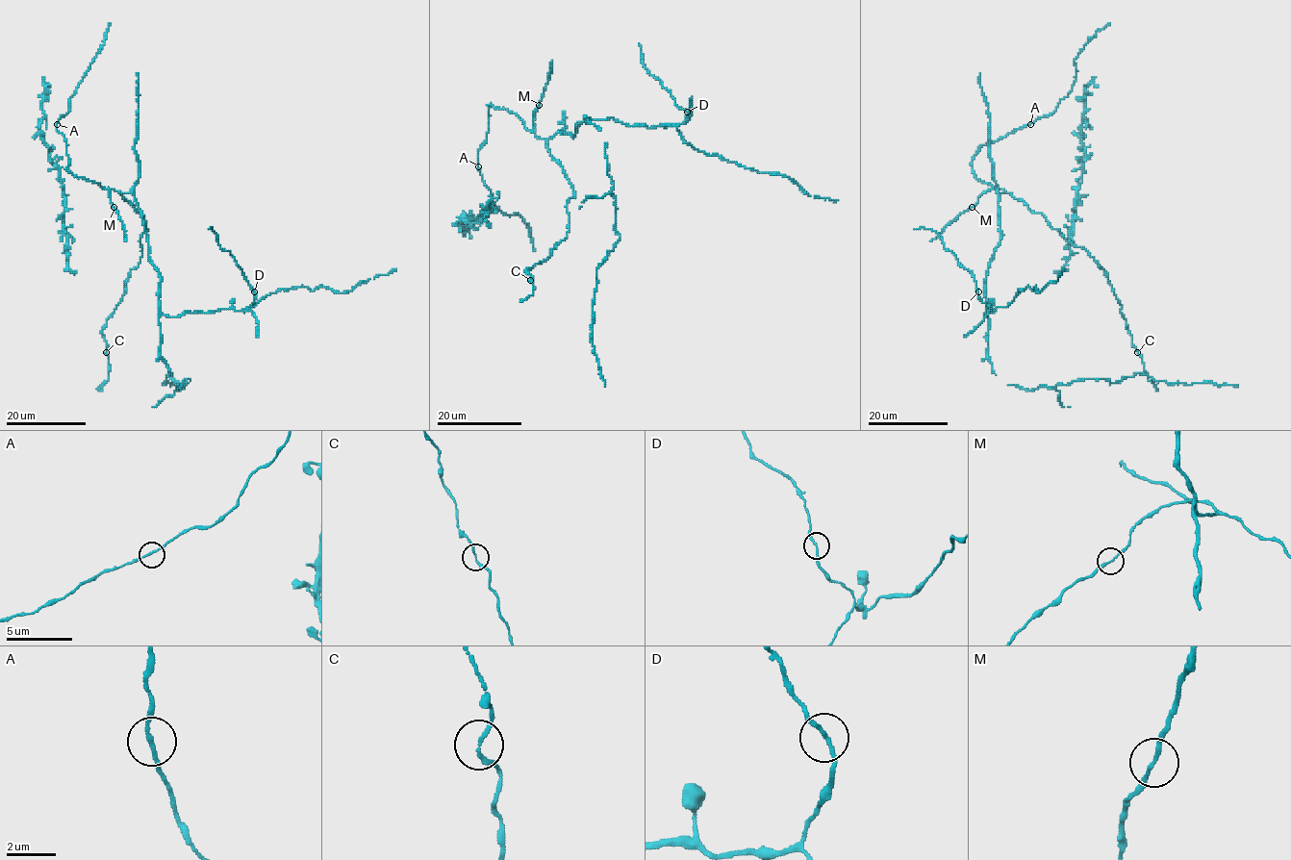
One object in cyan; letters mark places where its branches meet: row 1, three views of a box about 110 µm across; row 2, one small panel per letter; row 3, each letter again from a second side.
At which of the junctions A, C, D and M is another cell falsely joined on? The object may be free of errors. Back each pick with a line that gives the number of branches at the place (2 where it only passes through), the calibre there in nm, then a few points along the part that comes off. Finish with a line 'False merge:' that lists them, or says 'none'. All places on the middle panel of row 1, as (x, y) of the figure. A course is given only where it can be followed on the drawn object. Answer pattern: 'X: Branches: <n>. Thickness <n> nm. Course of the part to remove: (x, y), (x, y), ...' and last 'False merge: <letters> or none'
False merge: none

